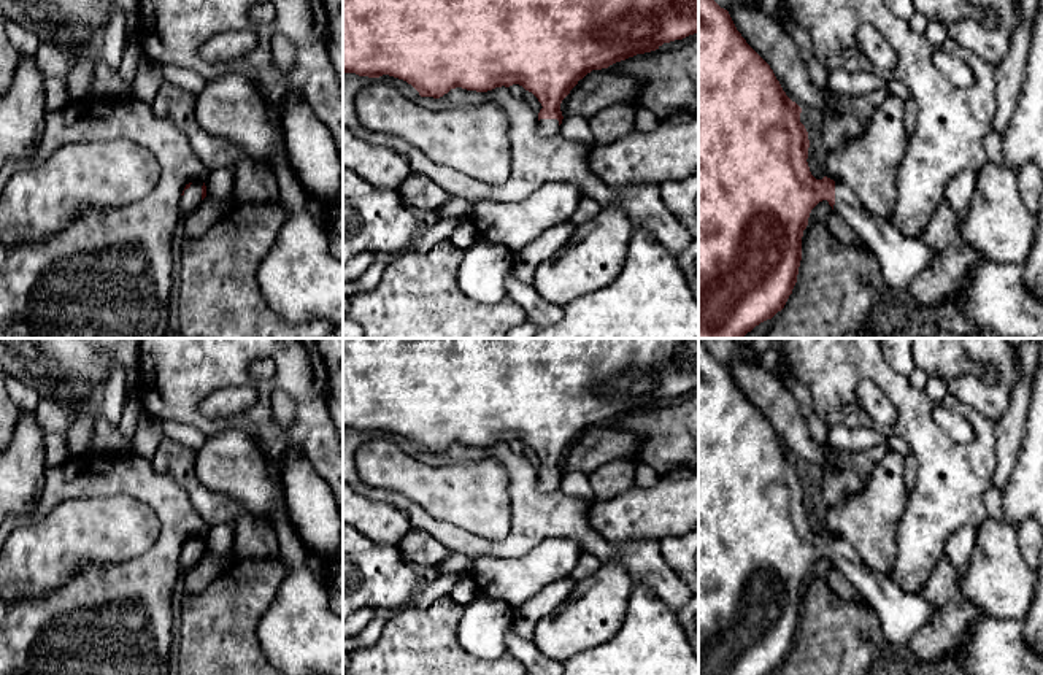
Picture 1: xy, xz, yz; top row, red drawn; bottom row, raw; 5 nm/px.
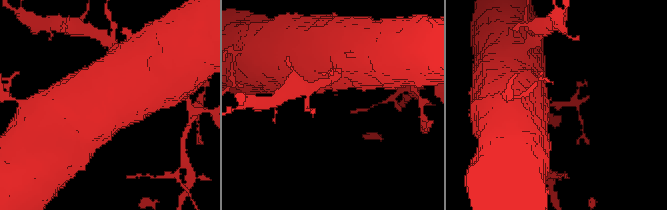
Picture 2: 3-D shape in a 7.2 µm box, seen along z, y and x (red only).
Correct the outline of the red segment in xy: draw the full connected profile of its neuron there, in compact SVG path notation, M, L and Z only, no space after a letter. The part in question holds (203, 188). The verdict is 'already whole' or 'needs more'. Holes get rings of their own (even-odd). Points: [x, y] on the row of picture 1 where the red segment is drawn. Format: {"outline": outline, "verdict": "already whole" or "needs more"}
{"outline": "M194 181L186 184L181 197L179 197L179 210L183 214L191 214L197 210L202 200L206 197L206 186L202 181Z", "verdict": "needs more"}

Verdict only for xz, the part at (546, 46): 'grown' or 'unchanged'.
grown

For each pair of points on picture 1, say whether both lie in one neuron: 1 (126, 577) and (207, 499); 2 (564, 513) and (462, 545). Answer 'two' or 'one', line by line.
1: two
2: one

